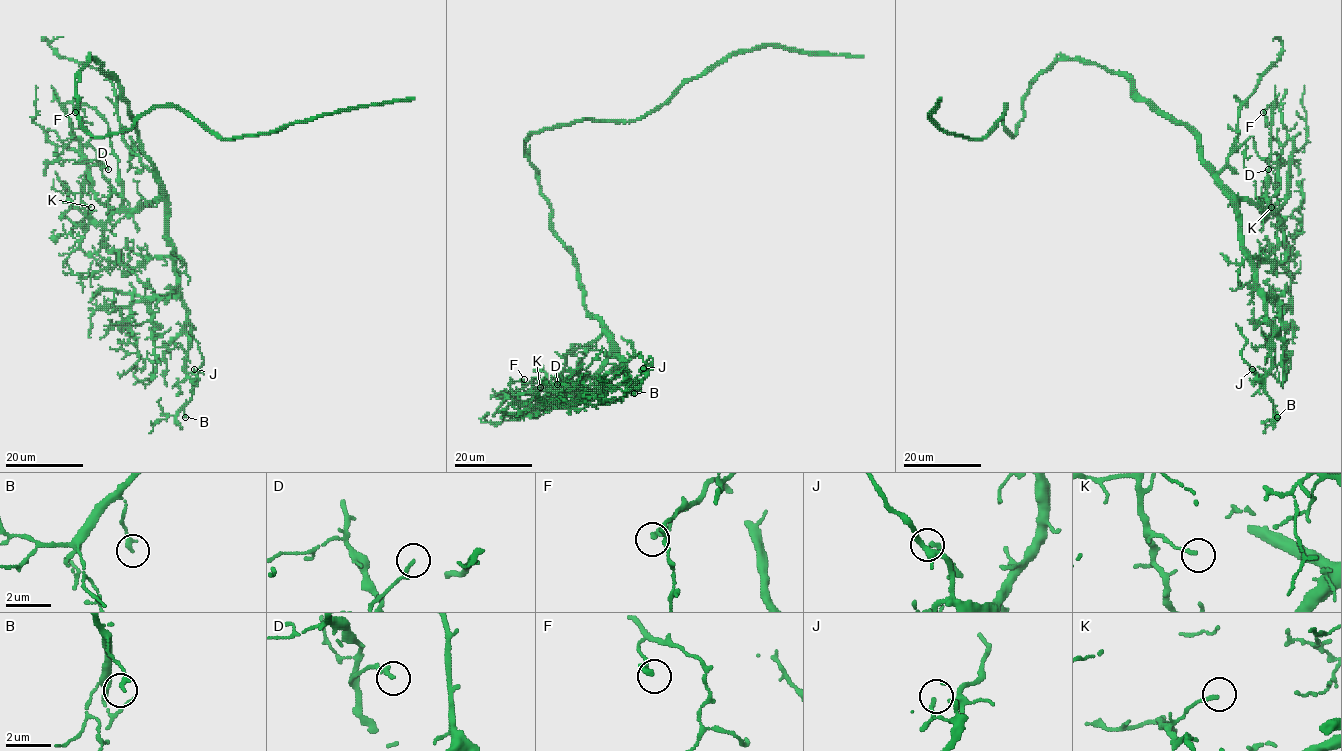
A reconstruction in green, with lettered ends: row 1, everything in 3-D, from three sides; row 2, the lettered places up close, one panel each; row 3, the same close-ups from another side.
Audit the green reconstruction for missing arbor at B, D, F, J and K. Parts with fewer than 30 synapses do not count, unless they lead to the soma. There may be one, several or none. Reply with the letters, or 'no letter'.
no letter

